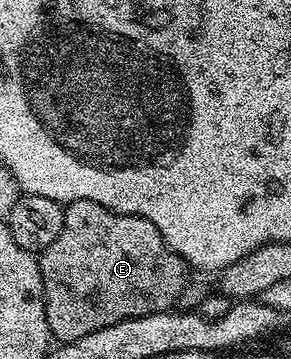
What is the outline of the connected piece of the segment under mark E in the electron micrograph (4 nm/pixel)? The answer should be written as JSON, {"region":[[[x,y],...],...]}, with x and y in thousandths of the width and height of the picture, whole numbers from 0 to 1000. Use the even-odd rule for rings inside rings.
{"region":[[[254,560],[220,577],[213,649],[199,649],[199,660],[186,660],[186,671],[172,671],[172,682],[158,682],[158,694],[134,702],[131,730],[144,794],[151,797],[151,847],[158,850],[165,930],[182,947],[206,955],[251,955],[254,950],[268,950],[268,939],[296,939],[296,928],[337,928],[337,916],[364,916],[364,905],[392,905],[405,894],[433,894],[447,883],[488,883],[533,866],[581,864],[601,847],[591,841],[601,833],[608,841],[629,825],[632,802],[653,786],[653,769],[646,769],[653,747],[632,730],[632,719],[577,691],[570,671],[557,660],[557,649],[543,649],[543,638],[529,638],[529,627],[515,627],[515,616],[502,616],[502,604],[409,599],[351,571],[337,571],[323,560]]]}

